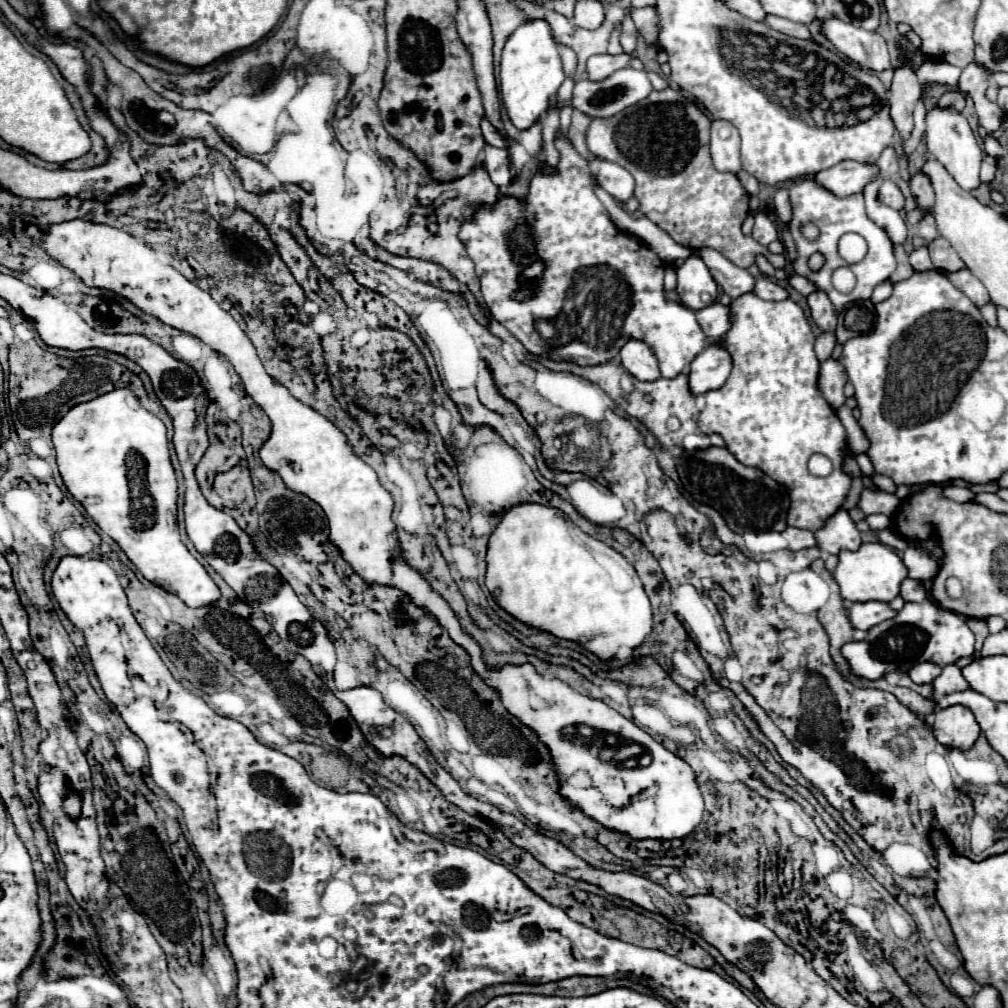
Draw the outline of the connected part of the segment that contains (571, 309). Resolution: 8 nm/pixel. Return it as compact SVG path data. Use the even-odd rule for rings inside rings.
M565 107L561 111L561 127L559 137L555 139L555 147L561 155L553 173L539 171L531 181L531 189L527 199L521 203L515 197L499 197L493 205L483 205L473 215L471 223L463 223L461 241L467 247L469 257L475 263L477 277L481 281L483 299L493 315L505 329L509 329L529 353L533 355L549 355L553 361L569 361L577 365L601 365L607 361L615 361L621 347L629 339L637 339L649 345L653 355L657 357L661 377L673 379L679 373L687 373L689 363L705 349L705 335L695 319L695 311L685 305L671 303L663 293L663 275L665 263L641 241L629 237L619 231L605 205L597 199L593 191L593 177L589 163L573 149L567 139L567 129L571 123L573 107ZM527 221L533 227L535 237L535 253L539 259L547 263L547 271L537 281L537 297L529 301L513 301L511 291L519 287L517 275L521 265L513 263L513 255L509 251L507 235L513 231L515 223Z

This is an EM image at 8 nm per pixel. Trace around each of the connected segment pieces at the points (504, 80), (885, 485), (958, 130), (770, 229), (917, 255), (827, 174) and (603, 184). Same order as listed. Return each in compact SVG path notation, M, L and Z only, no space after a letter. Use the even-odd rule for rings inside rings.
M527 21L513 31L509 41L503 47L501 71L499 71L499 89L503 107L517 129L529 129L541 119L549 107L549 97L557 93L565 79L557 43L551 35L547 21Z
M873 473L873 475L871 475L871 481L873 481L879 489L883 489L883 491L887 491L887 493L893 493L893 491L895 491L895 483L893 483L889 477L881 475L881 473Z
M931 109L927 113L927 131L925 131L925 143L929 153L943 163L943 167L951 173L951 177L965 189L965 191L973 191L981 185L979 181L979 167L981 167L981 147L977 143L977 137L973 135L973 129L969 127L967 119L953 111L953 109Z
M765 213L755 215L755 225L753 225L751 237L761 245L769 245L771 241L777 239L777 229L775 229L775 225L771 223L771 219Z
M925 247L915 249L915 251L909 255L909 263L911 263L911 267L913 267L915 271L919 271L919 273L935 269L935 265L933 265L931 259L929 259L929 251L927 251Z
M841 161L825 171L819 171L813 179L837 197L849 197L863 191L865 183L877 177L877 165L861 165L857 161Z
M601 161L595 179L597 179L597 185L601 189L605 189L615 201L625 203L633 195L635 181L633 181L631 173L627 169L623 169L621 165L617 165L617 163Z

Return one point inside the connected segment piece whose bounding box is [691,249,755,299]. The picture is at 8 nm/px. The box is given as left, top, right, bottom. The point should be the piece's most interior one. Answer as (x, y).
(735, 281)

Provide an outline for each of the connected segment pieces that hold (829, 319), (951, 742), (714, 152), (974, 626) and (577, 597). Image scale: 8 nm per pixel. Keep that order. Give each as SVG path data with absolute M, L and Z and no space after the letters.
M813 291L811 295L807 295L807 305L809 305L809 311L811 311L815 325L821 331L835 331L837 317L833 313L829 297L823 291Z
M953 705L933 713L933 717L935 717L933 735L945 747L955 747L965 751L977 741L981 733L979 723L975 721L973 713L967 707Z
M713 121L711 125L711 159L717 171L739 173L739 131L729 121Z
M967 618L967 624L975 635L975 651L980 652L984 640L990 634L986 621L975 618Z
M537 503L511 507L491 533L487 545L485 587L497 605L517 621L547 631L559 639L575 641L603 661L613 659L621 647L639 647L653 627L651 603L633 565L603 541L583 533L573 521L559 517L557 509Z

